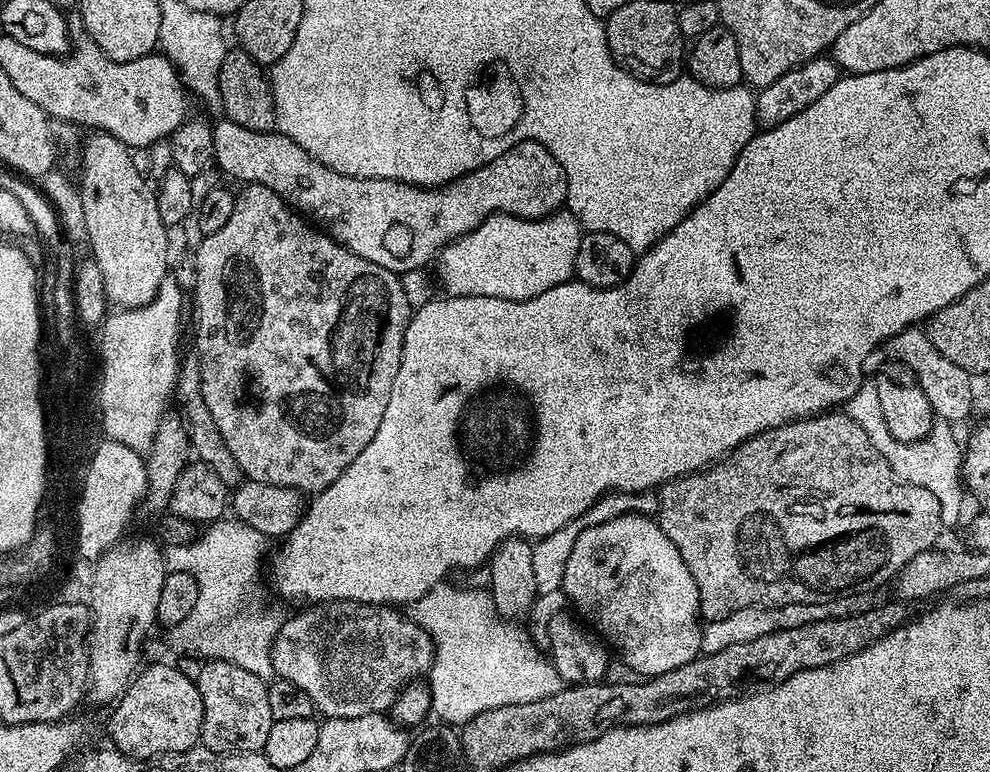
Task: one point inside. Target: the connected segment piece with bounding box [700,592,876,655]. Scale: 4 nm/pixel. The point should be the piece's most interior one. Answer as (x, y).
(744, 625)

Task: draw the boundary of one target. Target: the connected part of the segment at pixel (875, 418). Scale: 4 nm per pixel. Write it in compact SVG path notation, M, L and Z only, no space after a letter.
M861 383L859 390L851 396L846 405L846 411L862 430L866 430L866 438L874 442L874 450L886 458L890 470L900 480L907 484L922 486L922 490L930 490L934 498L940 503L940 523L956 524L960 520L960 511L964 508L966 501L966 489L962 483L962 444L956 441L952 433L953 425L948 422L933 423L932 429L928 431L923 440L915 440L912 444L894 438L886 426L886 418L882 418L882 406L878 402L878 390L875 383Z

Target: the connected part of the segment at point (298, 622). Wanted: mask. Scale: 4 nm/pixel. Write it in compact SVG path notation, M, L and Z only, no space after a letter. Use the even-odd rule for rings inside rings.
M332 600L329 604L314 604L305 609L277 627L270 655L276 676L294 682L298 690L306 690L313 709L319 715L321 712L321 717L358 718L366 714L387 713L409 685L427 677L432 670L432 639L426 630L419 628L395 607Z

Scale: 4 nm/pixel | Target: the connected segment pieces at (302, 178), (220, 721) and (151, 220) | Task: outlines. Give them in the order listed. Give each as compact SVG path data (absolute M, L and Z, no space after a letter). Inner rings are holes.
M227 118L217 120L220 121L215 121L212 137L218 168L220 164L222 171L229 172L234 179L244 184L257 184L266 186L266 190L274 190L278 198L285 200L313 225L327 232L343 248L349 248L351 252L358 254L358 258L366 258L366 262L374 262L374 266L382 266L397 274L431 265L444 247L467 232L473 232L489 216L499 214L517 216L523 220L543 220L546 216L559 213L568 198L568 175L564 173L554 154L550 154L550 150L546 150L546 146L542 146L537 140L521 140L510 150L494 158L494 162L467 172L465 176L459 176L457 180L442 184L439 188L427 189L386 178L363 180L338 174L338 170L322 166L318 158L306 154L306 150L302 150L298 142L294 142L279 130L255 132L246 130Z
M210 660L203 665L200 673L195 673L196 689L202 698L202 730L200 739L203 747L215 752L259 752L266 746L273 719L270 714L270 701L266 698L268 684L259 680L250 670L234 666L225 660Z
M96 130L89 136L83 141L83 165L78 176L86 244L92 247L91 255L102 270L102 282L106 286L109 301L117 309L146 306L158 294L163 280L170 276L169 229L162 218L158 218L158 202L153 185L142 174L138 174L130 149L109 132Z

